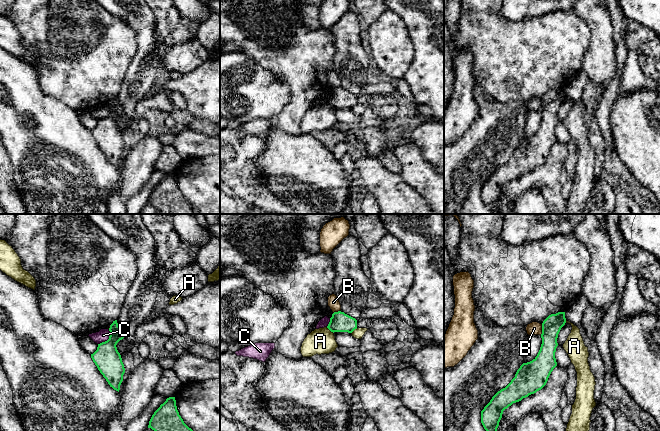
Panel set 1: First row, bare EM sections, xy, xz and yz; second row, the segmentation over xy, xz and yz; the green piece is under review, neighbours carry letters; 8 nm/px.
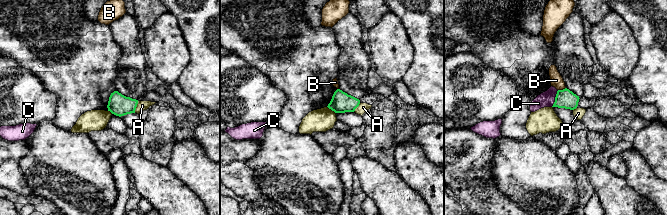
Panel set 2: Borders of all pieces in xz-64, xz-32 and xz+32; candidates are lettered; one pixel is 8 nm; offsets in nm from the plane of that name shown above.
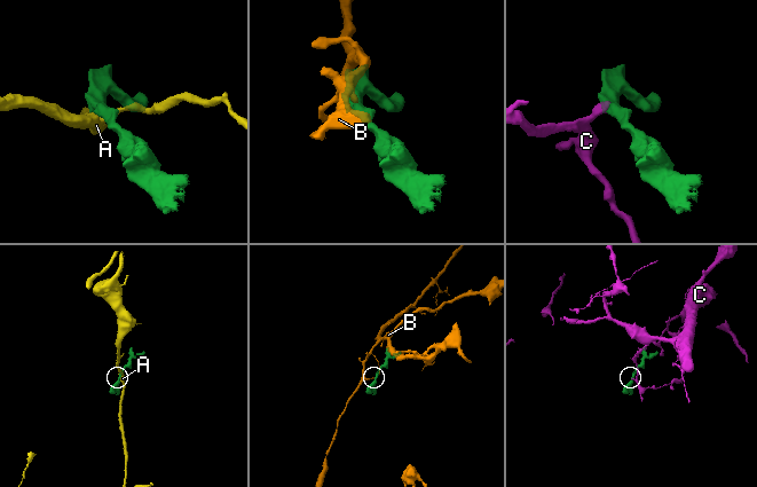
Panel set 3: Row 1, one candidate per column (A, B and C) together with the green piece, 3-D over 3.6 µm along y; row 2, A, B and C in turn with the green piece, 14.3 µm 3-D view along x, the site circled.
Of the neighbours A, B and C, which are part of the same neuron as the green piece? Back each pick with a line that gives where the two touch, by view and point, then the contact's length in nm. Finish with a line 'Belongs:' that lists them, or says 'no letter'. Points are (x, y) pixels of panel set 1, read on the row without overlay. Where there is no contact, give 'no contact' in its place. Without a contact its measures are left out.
Belongs: no letter

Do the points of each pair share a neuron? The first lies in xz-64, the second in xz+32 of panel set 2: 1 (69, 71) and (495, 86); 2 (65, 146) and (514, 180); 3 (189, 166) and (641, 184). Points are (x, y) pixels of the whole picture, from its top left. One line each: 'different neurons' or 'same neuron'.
1: different neurons
2: same neuron
3: same neuron

